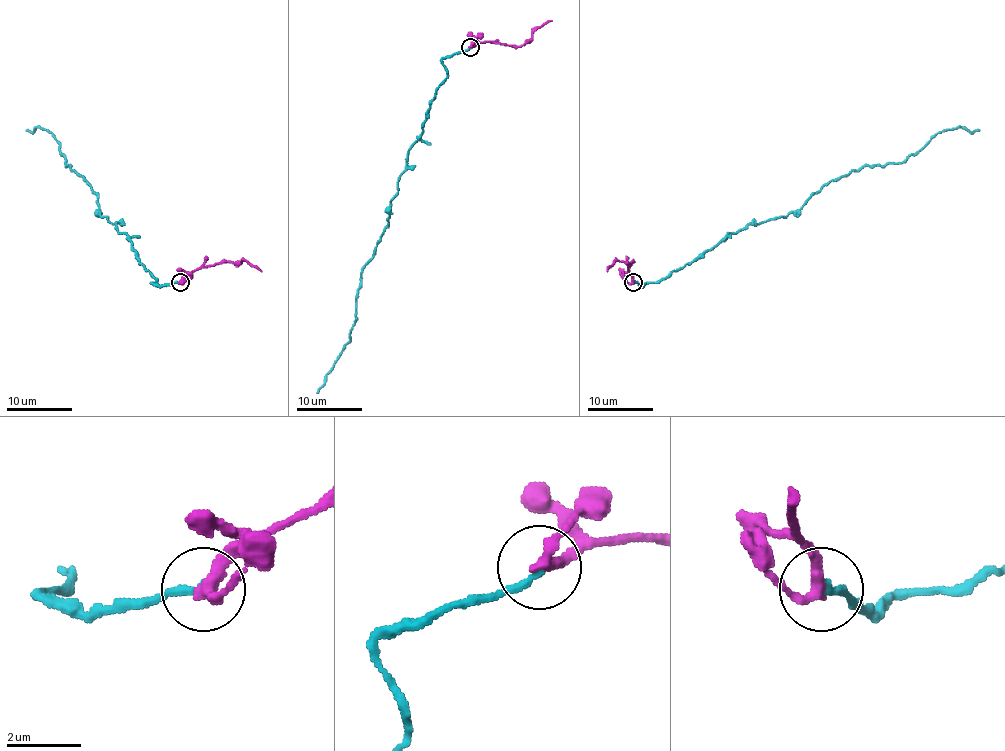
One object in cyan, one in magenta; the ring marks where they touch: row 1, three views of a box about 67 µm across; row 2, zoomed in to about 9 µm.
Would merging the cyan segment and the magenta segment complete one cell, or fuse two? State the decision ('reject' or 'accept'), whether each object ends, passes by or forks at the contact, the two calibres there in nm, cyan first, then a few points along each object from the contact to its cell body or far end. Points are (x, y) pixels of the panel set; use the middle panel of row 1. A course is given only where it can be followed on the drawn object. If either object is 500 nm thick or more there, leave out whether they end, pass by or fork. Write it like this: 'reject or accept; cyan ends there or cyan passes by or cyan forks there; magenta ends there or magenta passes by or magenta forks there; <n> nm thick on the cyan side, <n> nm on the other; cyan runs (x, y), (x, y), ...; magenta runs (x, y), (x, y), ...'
accept; cyan ends there; magenta passes by; 240 nm thick on the cyan side, 320 nm on the other; cyan runs (470, 48), (442, 61), (445, 80), (408, 155), (390, 202), (388, 225), (364, 266), (349, 341), (317, 393); magenta runs (470, 46), (488, 41), (522, 46), (535, 30), (551, 20)

